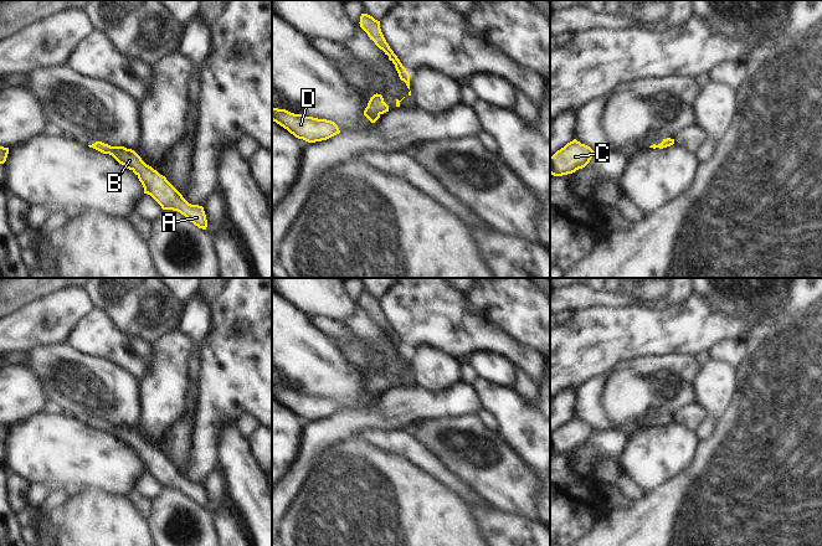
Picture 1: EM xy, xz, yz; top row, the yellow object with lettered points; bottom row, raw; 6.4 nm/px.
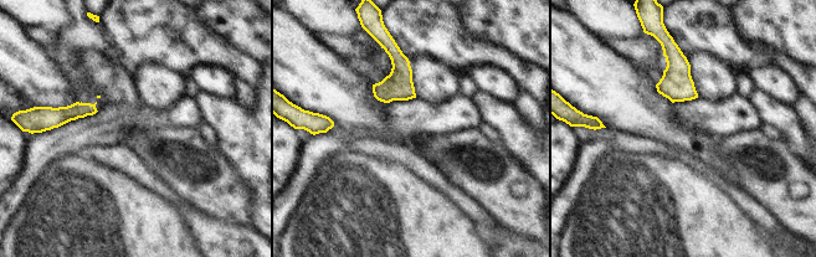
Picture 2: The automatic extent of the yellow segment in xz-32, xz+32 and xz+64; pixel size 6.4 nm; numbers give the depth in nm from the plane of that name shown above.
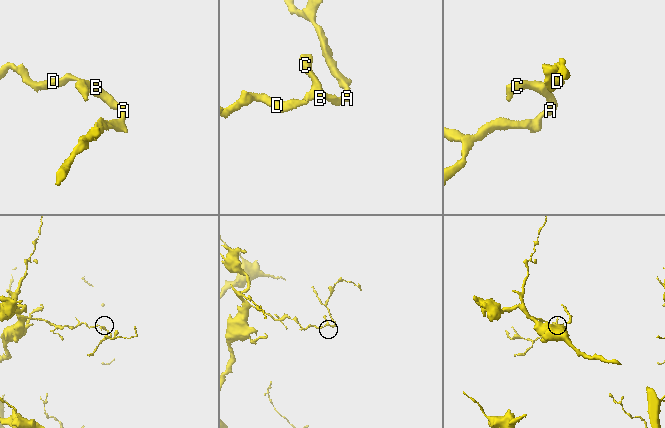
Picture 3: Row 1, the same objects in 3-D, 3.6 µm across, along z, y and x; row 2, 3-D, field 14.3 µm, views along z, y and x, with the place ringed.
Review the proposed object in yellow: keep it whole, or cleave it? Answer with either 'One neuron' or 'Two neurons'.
One neuron.

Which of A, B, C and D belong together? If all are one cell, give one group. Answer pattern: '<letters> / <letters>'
A B C D

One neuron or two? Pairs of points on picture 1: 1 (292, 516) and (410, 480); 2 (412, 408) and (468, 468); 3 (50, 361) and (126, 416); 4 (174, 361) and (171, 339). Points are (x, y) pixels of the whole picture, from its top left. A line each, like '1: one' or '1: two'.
1: one
2: two
3: one
4: one

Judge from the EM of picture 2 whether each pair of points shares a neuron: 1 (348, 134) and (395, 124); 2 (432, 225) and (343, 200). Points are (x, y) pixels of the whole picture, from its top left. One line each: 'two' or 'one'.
1: one
2: one

